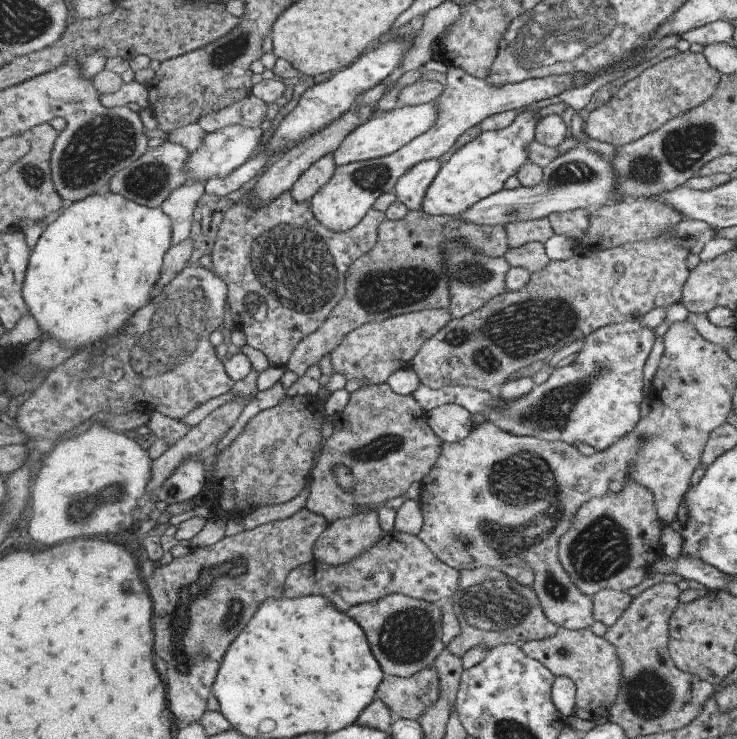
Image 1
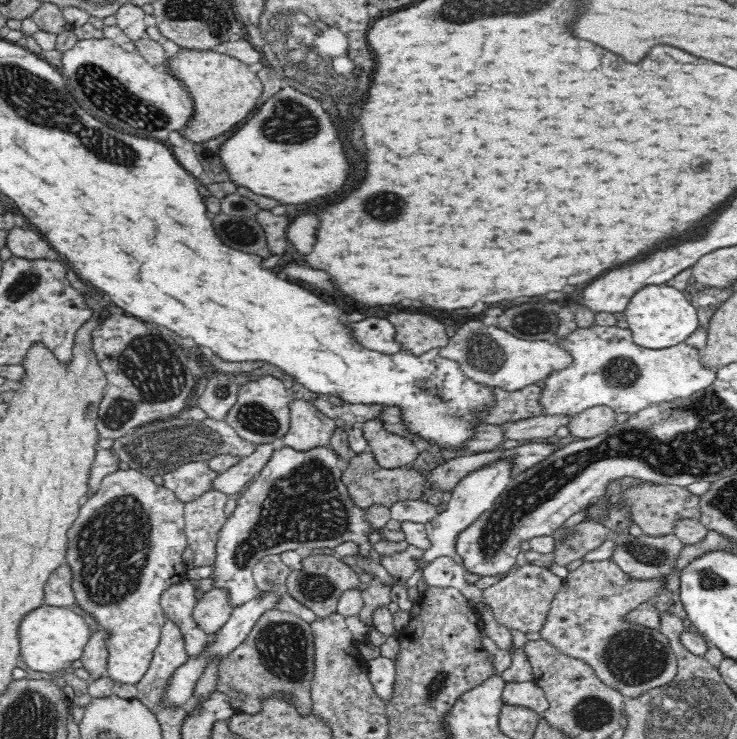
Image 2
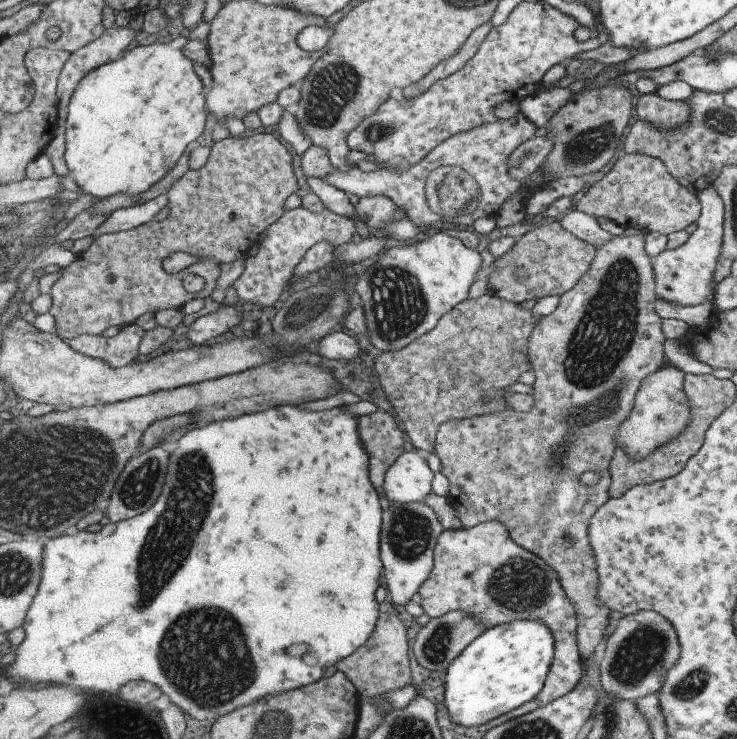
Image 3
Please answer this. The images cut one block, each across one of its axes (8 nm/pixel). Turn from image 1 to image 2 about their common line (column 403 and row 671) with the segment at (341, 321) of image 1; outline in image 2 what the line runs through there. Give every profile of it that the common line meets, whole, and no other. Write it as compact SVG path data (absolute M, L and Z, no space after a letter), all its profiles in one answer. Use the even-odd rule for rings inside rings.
M279 609L264 612L250 634L222 658L218 672L217 690L229 696L232 708L236 712L256 714L263 711L263 702L268 697L278 697L293 704L302 717L312 715L311 686L315 673L315 642L311 624Z

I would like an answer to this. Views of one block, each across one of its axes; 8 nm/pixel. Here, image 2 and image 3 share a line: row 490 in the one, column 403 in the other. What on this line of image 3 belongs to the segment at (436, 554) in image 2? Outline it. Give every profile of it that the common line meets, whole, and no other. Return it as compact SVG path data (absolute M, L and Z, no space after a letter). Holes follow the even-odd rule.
M421 451L407 452L389 468L385 478L385 490L390 502L415 504L433 493L435 472L427 464Z

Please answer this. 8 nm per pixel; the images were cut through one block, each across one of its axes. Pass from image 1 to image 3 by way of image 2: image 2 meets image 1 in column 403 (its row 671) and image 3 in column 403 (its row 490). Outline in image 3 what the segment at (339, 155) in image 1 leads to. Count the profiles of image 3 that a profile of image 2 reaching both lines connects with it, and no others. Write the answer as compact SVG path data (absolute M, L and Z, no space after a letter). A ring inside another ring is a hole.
M523 2L511 12L503 26L492 29L477 56L469 60L465 68L439 80L415 100L407 100L400 94L392 96L377 114L368 117L347 136L349 146L352 150L373 154L383 169L405 172L447 138L487 122L497 122L495 108L499 104L538 95L544 77L553 66L566 64L573 56L607 43L607 34L580 42L575 36L577 28L579 22L573 16L563 14L547 2Z

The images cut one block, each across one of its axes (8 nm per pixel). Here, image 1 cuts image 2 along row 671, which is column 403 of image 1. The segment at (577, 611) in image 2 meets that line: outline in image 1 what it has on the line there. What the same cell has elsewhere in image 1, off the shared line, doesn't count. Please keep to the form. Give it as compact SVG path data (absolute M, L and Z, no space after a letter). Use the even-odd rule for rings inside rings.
M397 593L379 602L358 604L349 614L362 625L370 640L371 650L378 657L386 675L409 678L423 668L433 668L447 647L443 644L441 603L431 604L425 599Z

